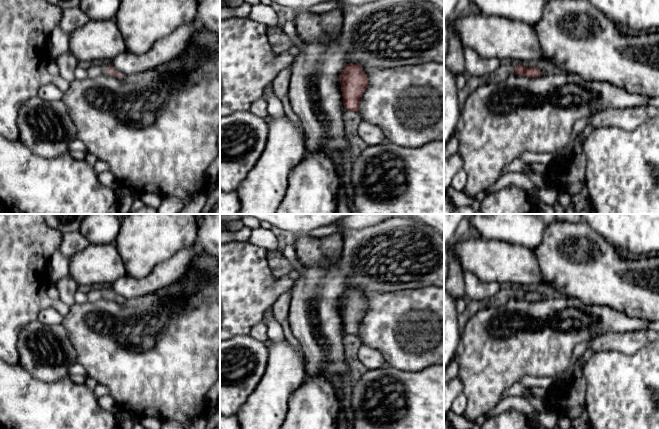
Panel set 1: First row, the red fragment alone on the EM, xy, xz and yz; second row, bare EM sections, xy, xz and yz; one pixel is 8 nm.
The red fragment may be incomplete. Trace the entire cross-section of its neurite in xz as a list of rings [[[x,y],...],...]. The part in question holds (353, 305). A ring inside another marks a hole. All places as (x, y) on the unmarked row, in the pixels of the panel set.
[[[348,288],[342,294],[339,303],[345,334],[358,336],[362,320],[368,312],[363,292],[356,288]]]

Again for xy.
[[[97,287],[94,289],[89,289],[89,298],[90,300],[99,300],[105,297],[115,299],[117,301],[123,301],[123,299],[119,298],[117,295],[111,293],[104,287]]]

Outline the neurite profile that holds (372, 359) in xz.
[[[366,345],[359,348],[358,358],[368,370],[378,370],[387,366],[382,354]]]

